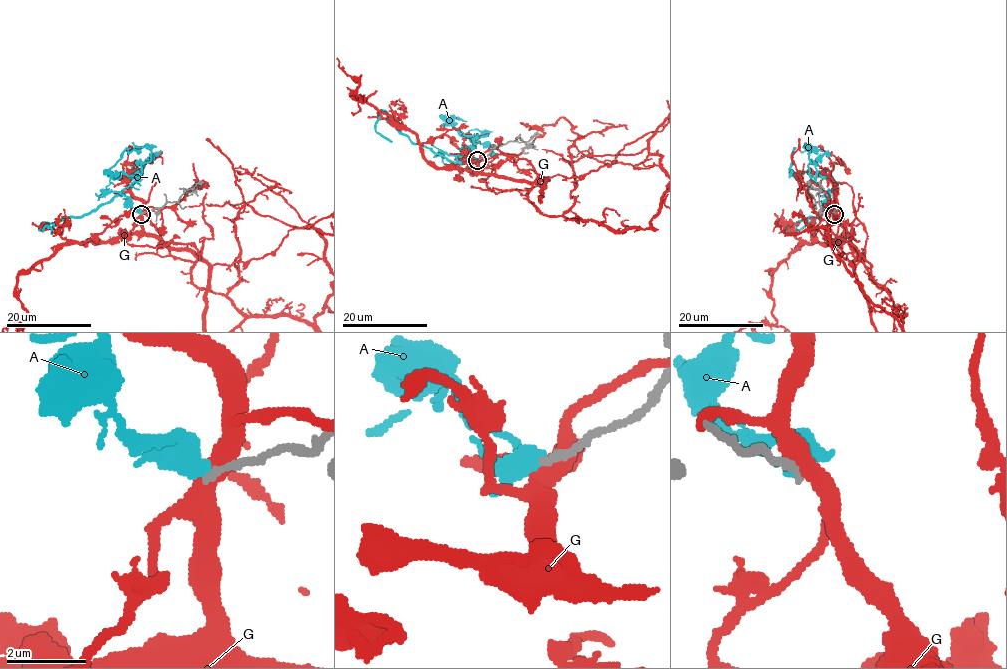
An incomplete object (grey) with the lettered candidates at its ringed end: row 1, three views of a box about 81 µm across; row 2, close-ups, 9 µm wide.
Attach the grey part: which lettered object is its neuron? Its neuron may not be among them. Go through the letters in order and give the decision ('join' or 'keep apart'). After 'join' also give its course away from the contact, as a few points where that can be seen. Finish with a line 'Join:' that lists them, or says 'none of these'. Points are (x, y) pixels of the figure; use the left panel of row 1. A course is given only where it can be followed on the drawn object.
A: keep apart
G: keep apart
Join: none of these

